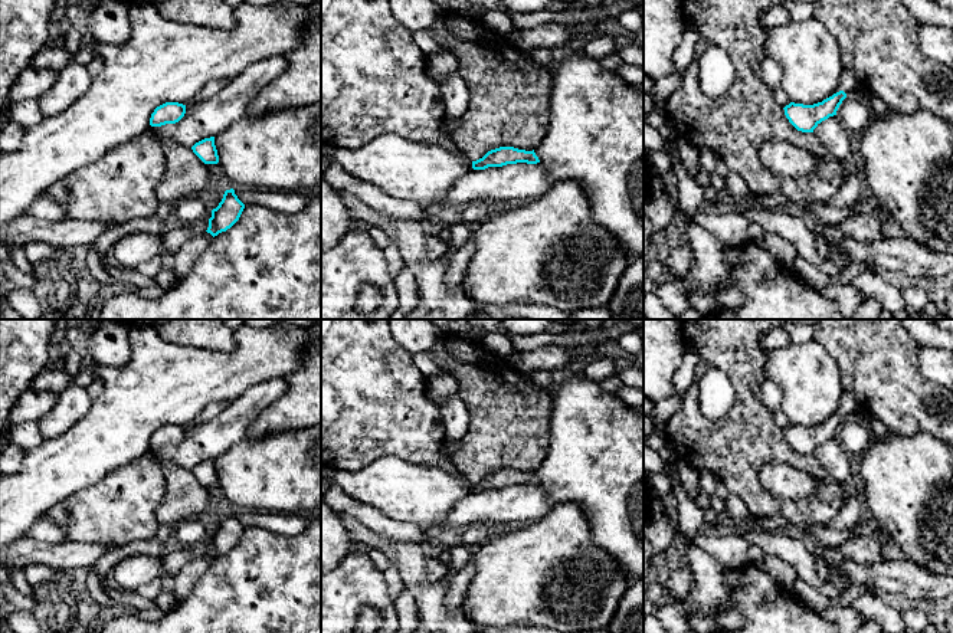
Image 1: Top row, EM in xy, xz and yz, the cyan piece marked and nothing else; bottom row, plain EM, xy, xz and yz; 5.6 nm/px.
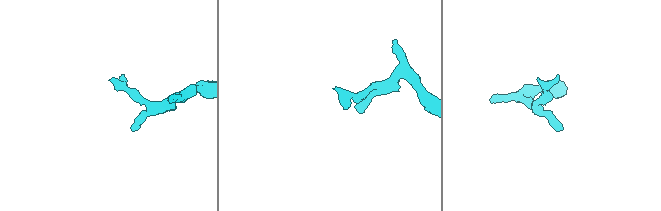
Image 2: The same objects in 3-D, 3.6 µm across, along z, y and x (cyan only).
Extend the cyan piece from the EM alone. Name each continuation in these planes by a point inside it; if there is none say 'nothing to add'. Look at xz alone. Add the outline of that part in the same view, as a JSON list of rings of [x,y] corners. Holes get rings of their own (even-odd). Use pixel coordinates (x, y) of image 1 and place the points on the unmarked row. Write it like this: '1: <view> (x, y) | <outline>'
nothing to add

